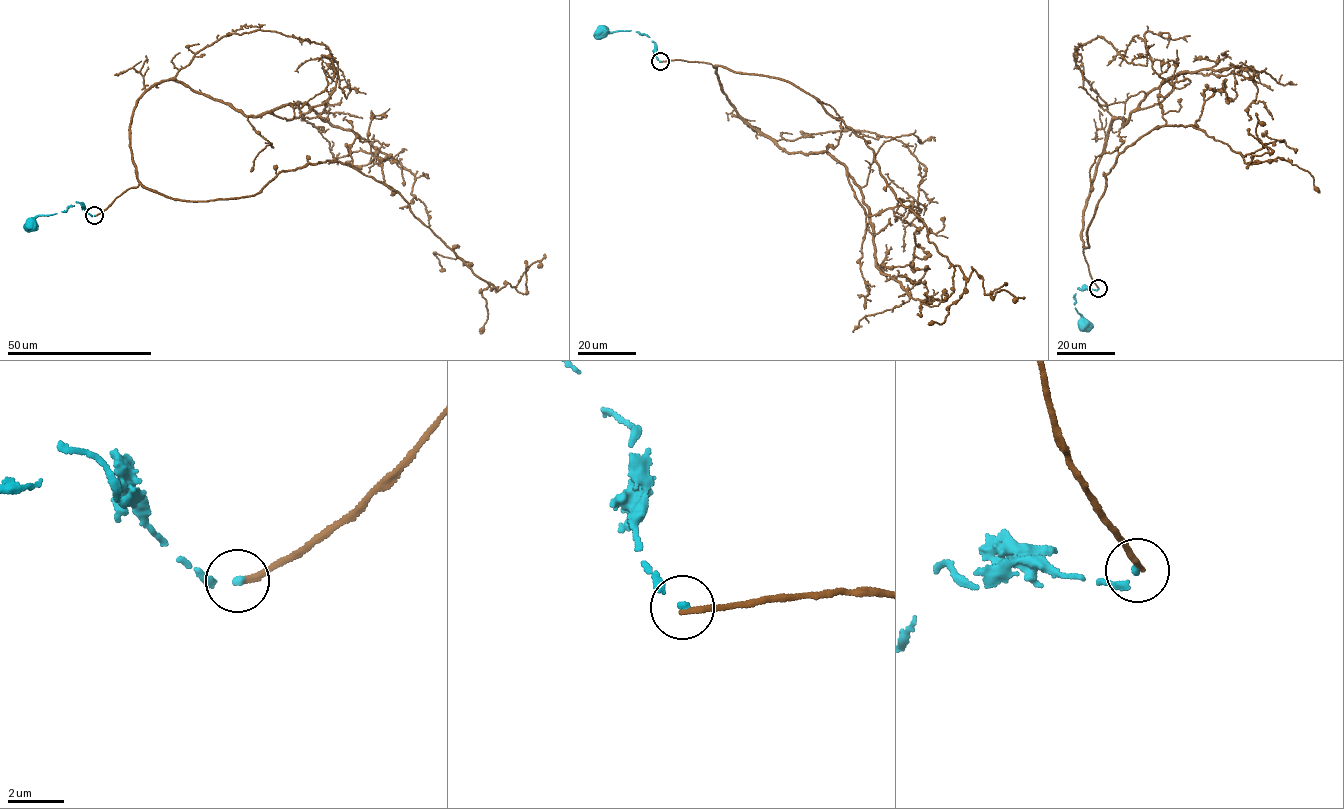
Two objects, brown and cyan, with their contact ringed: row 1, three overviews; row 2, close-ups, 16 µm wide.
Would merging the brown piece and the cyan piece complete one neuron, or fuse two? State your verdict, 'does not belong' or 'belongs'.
does not belong

